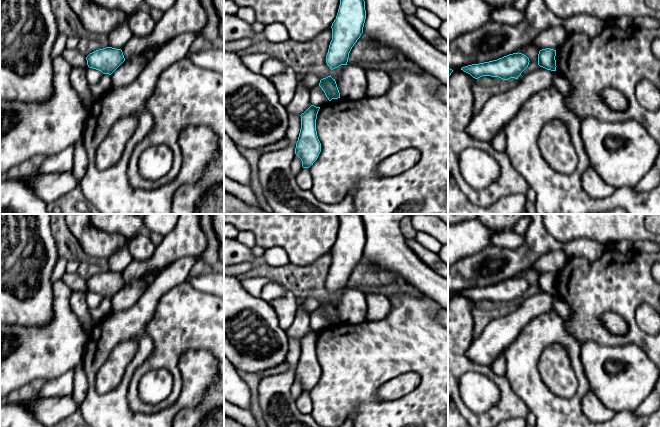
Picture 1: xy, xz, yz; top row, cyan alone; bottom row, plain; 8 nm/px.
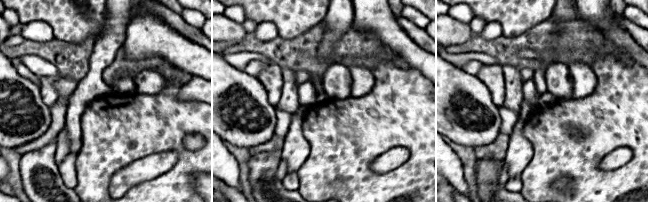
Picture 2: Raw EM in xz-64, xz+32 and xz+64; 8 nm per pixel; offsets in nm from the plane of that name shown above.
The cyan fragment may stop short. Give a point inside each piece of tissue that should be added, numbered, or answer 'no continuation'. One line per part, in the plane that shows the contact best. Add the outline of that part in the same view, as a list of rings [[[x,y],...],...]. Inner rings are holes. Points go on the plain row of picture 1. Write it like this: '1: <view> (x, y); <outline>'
1: xy (187, 239); [[[180,214],[175,228],[156,246],[149,261],[133,260],[121,273],[125,283],[141,280],[145,275],[159,272],[182,257],[200,256],[207,247],[200,226],[201,214]]]

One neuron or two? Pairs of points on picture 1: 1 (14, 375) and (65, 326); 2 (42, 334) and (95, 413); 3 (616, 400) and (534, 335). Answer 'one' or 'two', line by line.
1: one
2: two
3: two

